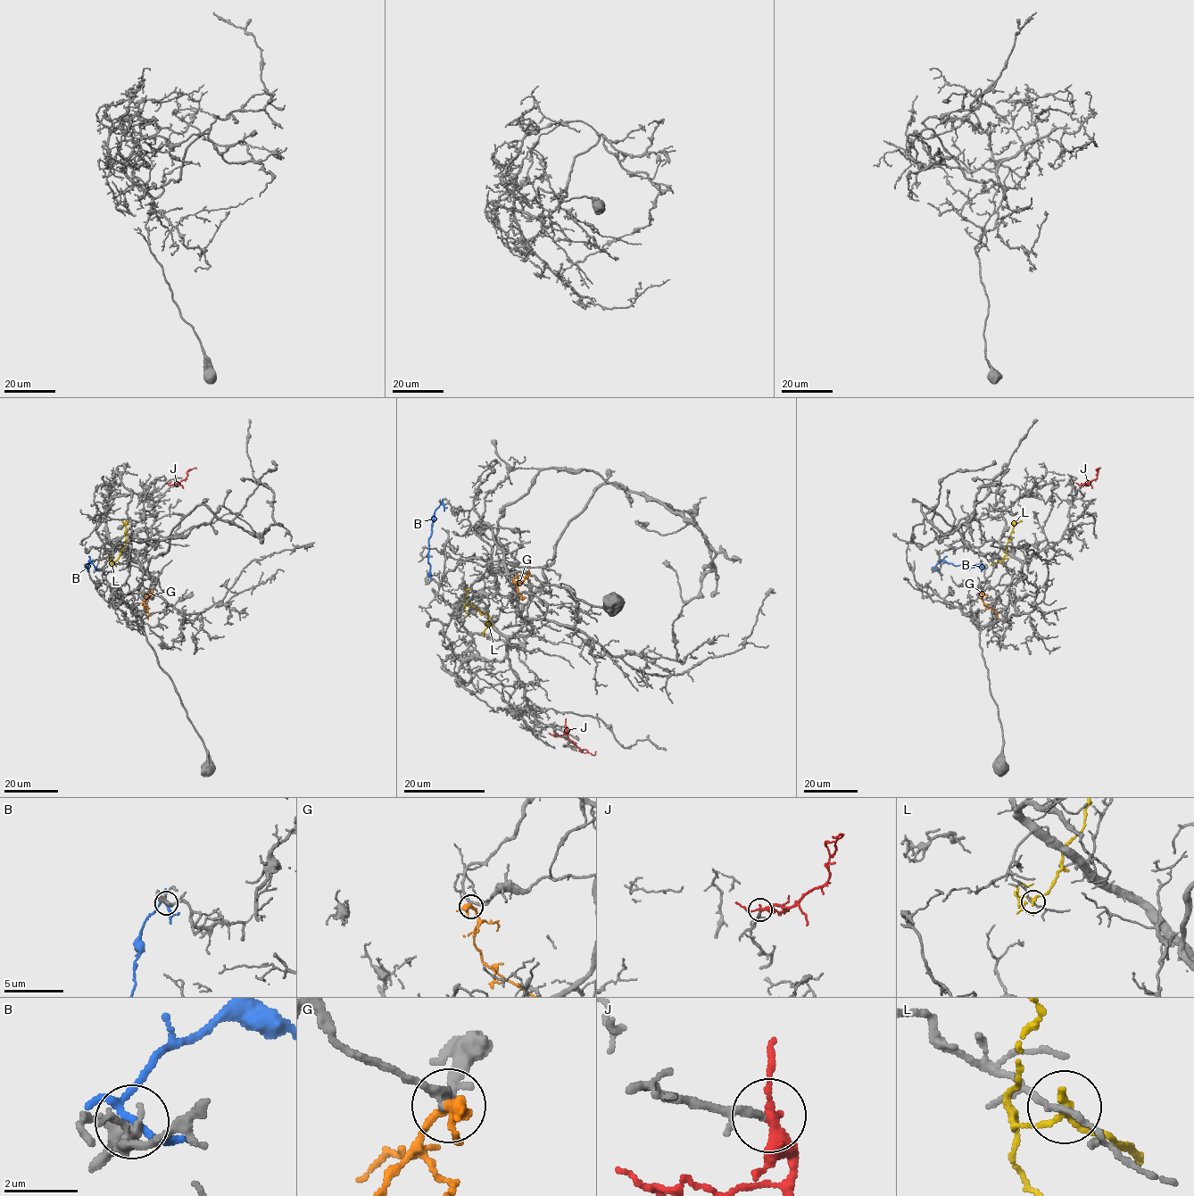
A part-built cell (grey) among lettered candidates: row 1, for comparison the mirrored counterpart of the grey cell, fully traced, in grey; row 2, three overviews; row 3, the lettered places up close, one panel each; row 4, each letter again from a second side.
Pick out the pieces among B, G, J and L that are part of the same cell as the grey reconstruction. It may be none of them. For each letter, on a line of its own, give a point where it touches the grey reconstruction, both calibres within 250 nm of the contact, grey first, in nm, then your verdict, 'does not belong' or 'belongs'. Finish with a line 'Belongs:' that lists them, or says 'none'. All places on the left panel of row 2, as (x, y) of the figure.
B: meets grey at (95, 568); 340 nm thick on the grey side, 160 nm on the other; does not belong
G: meets grey at (152, 591); 190 nm thick on the grey side, 280 nm on the other; does not belong
J: meets grey at (176, 485); 200 nm thick on the grey side, 240 nm on the other; belongs
L: meets grey at (113, 562); 150 nm thick on the grey side, 180 nm on the other; does not belong
Belongs: J

